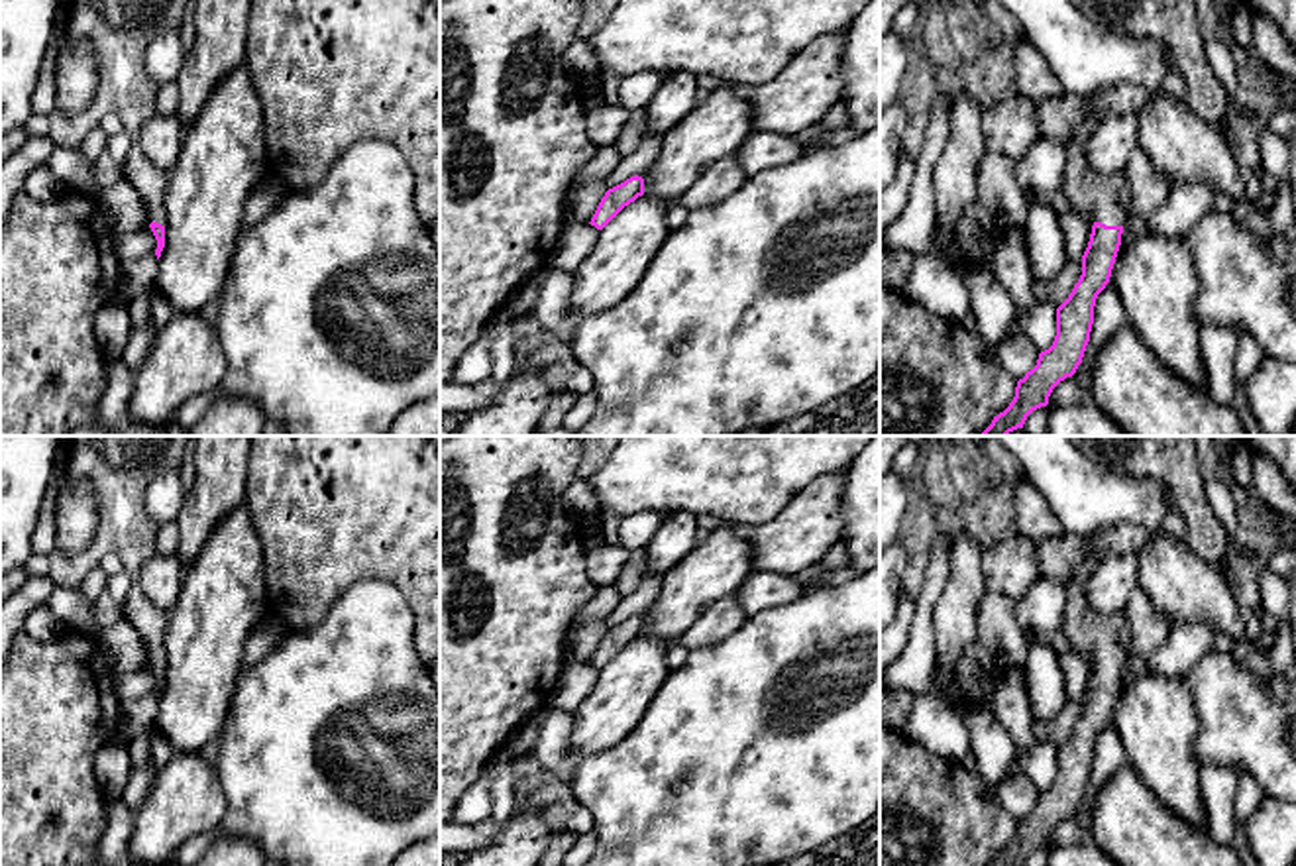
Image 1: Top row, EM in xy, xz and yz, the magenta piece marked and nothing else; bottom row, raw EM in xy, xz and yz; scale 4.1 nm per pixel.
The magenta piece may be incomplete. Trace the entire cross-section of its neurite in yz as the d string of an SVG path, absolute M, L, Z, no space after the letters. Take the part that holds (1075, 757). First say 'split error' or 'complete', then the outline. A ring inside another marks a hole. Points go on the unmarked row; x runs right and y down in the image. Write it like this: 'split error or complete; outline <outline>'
split error; outline M1086 556L1066 585L1070 607L1062 634L1068 636L1070 650L1094 660L1082 695L1082 715L1068 738L1056 748L1053 785L1041 791L1037 805L1017 821L1013 840L994 856L990 866L1023 866L1033 850L1049 844L1053 829L1072 817L1082 803L1094 764L1096 738L1109 723L1131 636L1125 609L1098 615L1086 603L1086 581L1102 562L1104 558Z

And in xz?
complete; outline M638 615L626 619L624 622L605 632L589 664L597 670L603 670L624 646L628 646L642 634L644 619Z

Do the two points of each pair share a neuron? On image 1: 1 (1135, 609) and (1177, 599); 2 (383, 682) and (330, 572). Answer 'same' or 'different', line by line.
1: different
2: different

